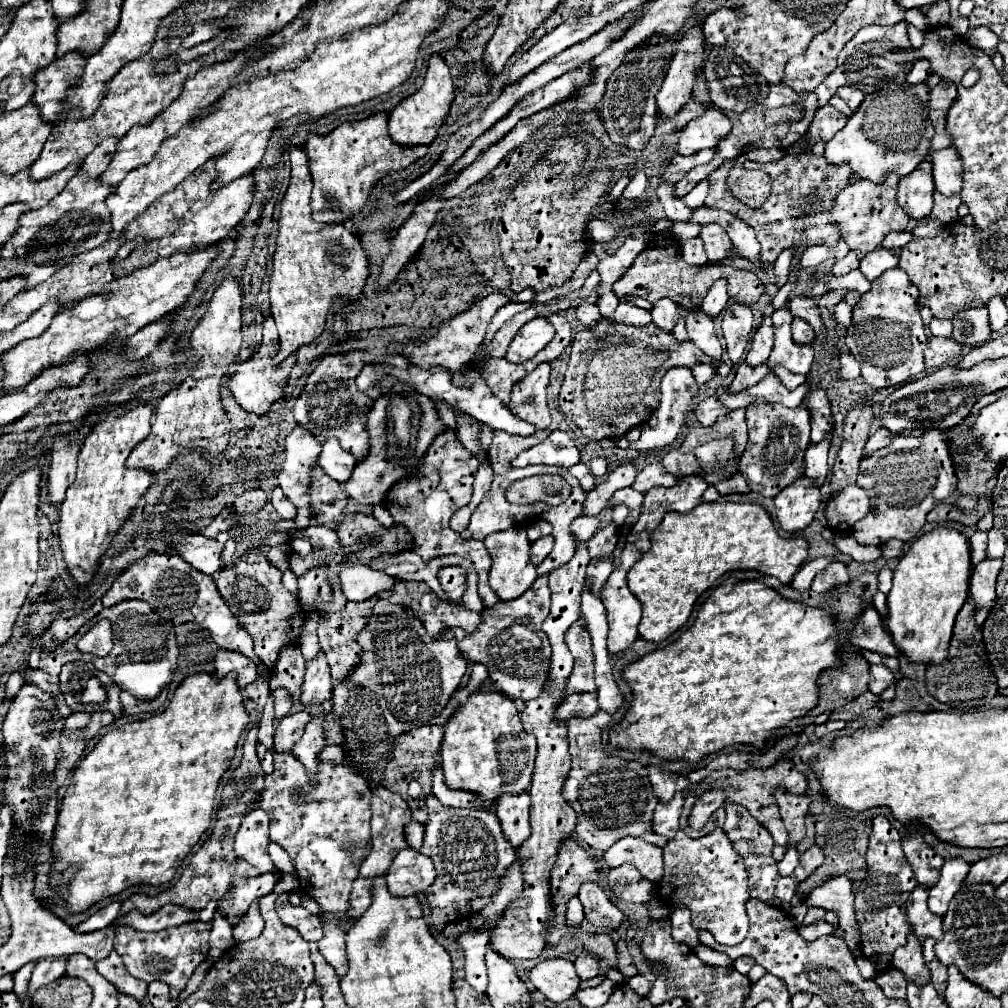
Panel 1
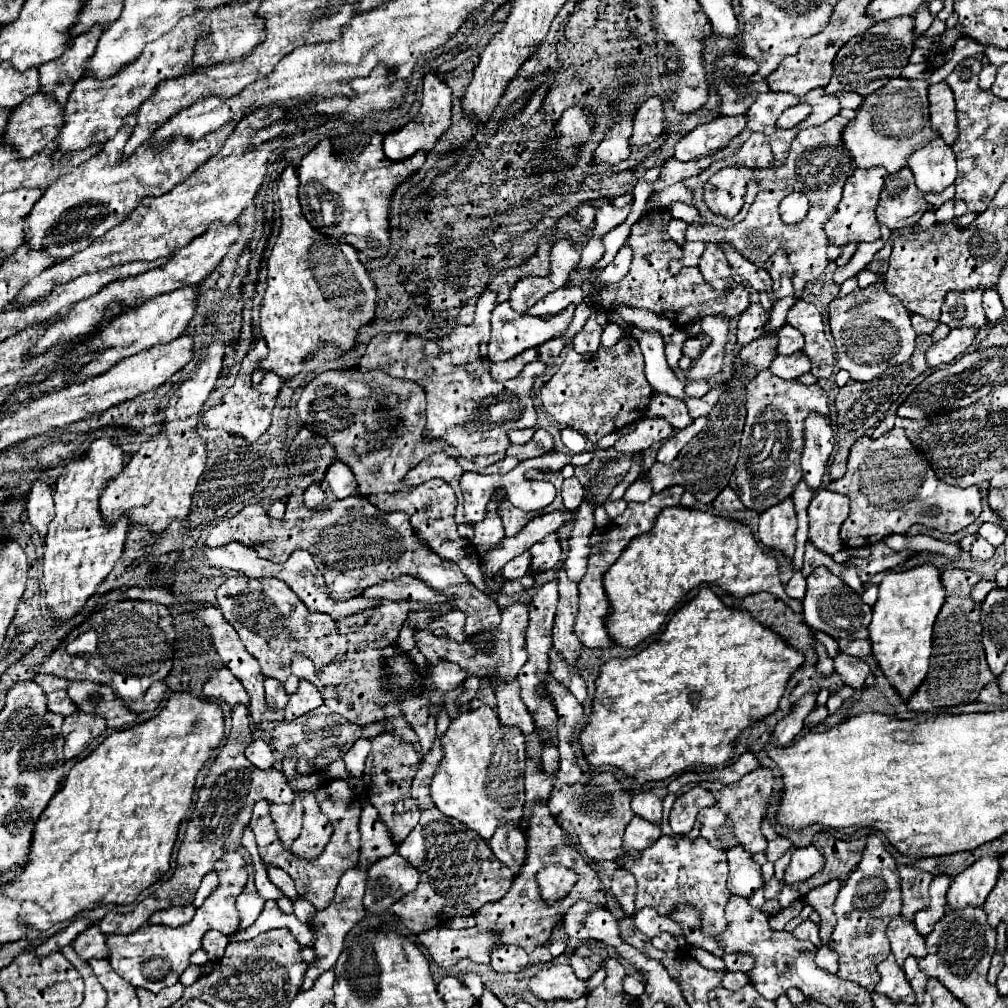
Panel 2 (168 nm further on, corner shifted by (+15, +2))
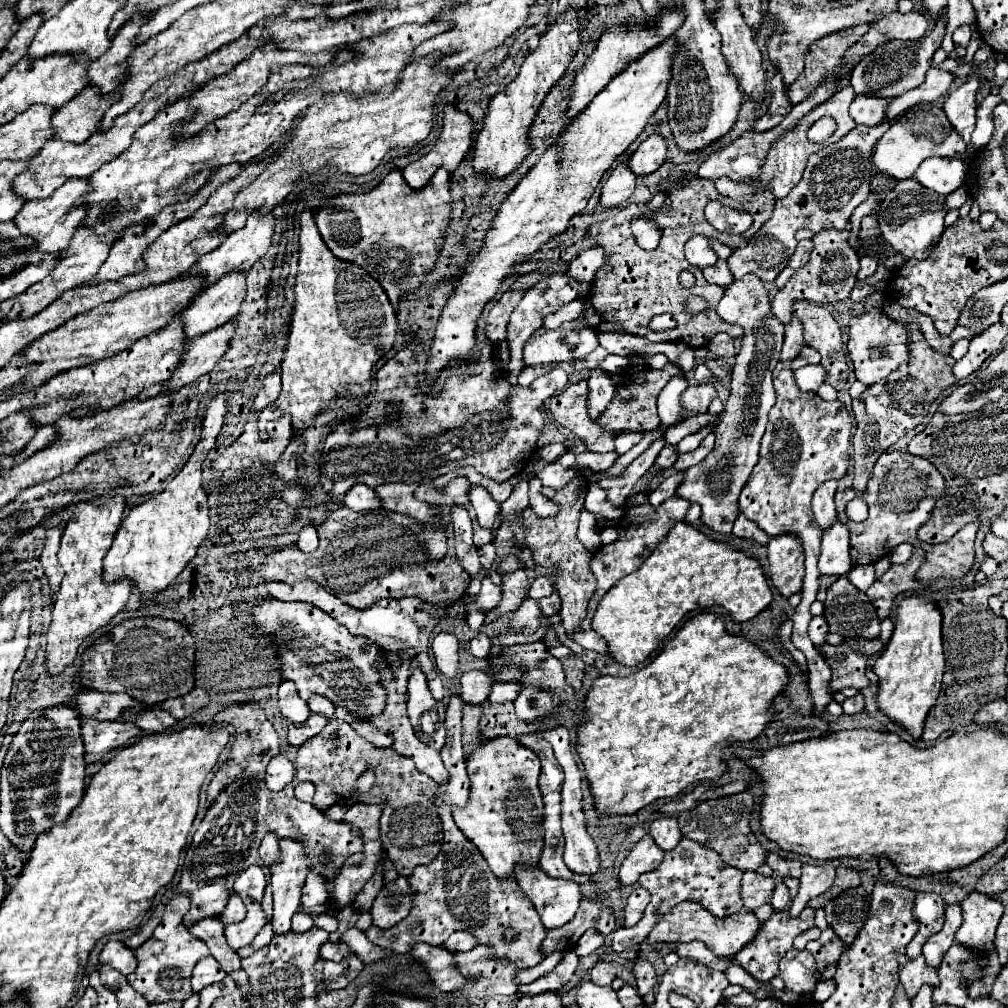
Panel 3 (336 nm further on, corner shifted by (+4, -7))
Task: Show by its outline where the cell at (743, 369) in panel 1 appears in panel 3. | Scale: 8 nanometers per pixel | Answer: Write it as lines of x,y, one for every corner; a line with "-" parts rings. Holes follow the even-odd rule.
792,317
792,321
786,323
786,337
784,337
784,349
782,349
780,361
792,361
800,353
802,347
804,347
802,323
800,323
800,319

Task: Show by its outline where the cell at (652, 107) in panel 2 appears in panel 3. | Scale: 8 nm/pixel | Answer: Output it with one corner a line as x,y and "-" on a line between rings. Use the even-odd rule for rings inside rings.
650,135
646,141
642,141
642,145
630,157
628,167
632,169
632,173
642,177
642,175
650,175
650,173
658,171
660,165
664,163
664,159
666,159
664,137
662,135

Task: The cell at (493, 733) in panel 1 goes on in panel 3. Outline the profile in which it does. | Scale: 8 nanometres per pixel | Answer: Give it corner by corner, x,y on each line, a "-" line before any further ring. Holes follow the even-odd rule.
496,737
488,743
482,743
470,755
466,765
470,777
470,801
462,809
454,807
454,821
458,829
478,847
478,851
484,855
488,867
498,879
514,877
514,869
518,863
538,867
540,851
544,847
544,825
542,825
544,803
542,803
542,793
538,789
540,759
512,737

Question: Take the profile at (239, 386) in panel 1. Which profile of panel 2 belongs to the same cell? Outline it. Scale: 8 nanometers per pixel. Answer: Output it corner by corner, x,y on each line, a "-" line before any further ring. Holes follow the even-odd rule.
239,372
233,386
225,390
225,396
219,404
211,406
207,412
201,416
201,424
209,428
225,428
231,434
239,434
247,438
249,442
255,442
271,424
271,410
275,408
275,398
281,388
281,378
277,374
263,374
261,384
253,386
251,384
251,374
249,372

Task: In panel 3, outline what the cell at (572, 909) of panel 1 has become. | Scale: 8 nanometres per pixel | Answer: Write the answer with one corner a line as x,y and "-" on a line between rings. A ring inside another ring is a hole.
573,950
568,951
550,973
538,977
530,985
518,985
516,995
538,995
538,993
546,993
546,991
558,991
570,981
570,977
577,970
577,965
578,955

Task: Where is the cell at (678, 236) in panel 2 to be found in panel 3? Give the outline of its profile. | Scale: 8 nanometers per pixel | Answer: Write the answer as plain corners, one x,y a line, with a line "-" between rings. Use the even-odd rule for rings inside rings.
700,235
692,237
686,243
686,259
688,259
690,265
694,265
698,269
704,269
704,267
708,267
708,265
718,261
716,253
710,247
710,241
706,237
700,237

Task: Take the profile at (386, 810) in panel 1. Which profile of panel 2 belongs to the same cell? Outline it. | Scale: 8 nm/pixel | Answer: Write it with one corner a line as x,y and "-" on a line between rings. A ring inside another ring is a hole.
357,864
355,868
347,870
339,884
337,884
337,890
335,890
335,898
333,902
323,908
323,910
317,910
311,920
309,920
309,928
315,932
315,962
307,968
307,974
305,974
305,980
301,984
301,990
309,990
315,982
315,978
323,972
323,970
329,970
333,968
333,964
337,962
337,956
343,948
343,940
345,940
345,934
367,914
365,906
363,906
363,894
365,894
365,884
367,884
367,872
369,872
369,866
361,866

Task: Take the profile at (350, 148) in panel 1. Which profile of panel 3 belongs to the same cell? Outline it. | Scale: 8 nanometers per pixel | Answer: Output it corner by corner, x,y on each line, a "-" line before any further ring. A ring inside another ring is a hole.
440,167
424,189
414,191
402,173
394,169
374,191
364,195
338,195
328,203
328,207
314,213
324,243
336,259
358,263
370,273
398,311
400,299
406,293
416,293
424,283
424,275
434,269
438,251
446,239
446,227
452,219
450,173

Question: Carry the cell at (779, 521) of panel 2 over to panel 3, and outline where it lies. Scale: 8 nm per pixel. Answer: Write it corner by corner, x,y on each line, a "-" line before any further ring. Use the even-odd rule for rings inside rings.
778,535
768,543
768,575
782,597
790,597
802,589
804,551
796,535

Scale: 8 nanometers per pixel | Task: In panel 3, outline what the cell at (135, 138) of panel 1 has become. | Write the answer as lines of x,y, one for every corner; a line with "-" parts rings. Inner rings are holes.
272,43
264,45
262,49
258,49
256,55
252,55
250,61
244,61
240,63
232,73
224,75
224,77
218,77
218,79
212,79
210,83
206,83
204,87
200,87
192,97
190,97
190,105
198,109
196,117
186,123
182,127
182,135
194,135
194,133
200,133
208,123
214,123
218,117
224,117
232,111
236,111
246,99
250,99
252,95
260,93
260,89
266,85
268,81
268,75
270,75
270,67
272,65
292,65
292,63
302,63
302,65
312,65
312,67
322,67
326,63
332,61
332,53
324,51
324,53
296,53
296,51
280,51
276,49

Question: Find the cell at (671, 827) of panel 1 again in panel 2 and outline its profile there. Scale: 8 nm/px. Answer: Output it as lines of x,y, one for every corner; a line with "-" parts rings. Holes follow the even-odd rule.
633,816
625,830
623,850
645,850
661,836
661,828
653,826
653,822
645,822
641,816

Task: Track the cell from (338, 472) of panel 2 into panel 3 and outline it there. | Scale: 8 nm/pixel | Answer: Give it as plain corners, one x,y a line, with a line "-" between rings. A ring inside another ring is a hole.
354,485
344,495
344,505
352,511
364,511
364,509
380,509
382,503
376,497
376,491
366,485

